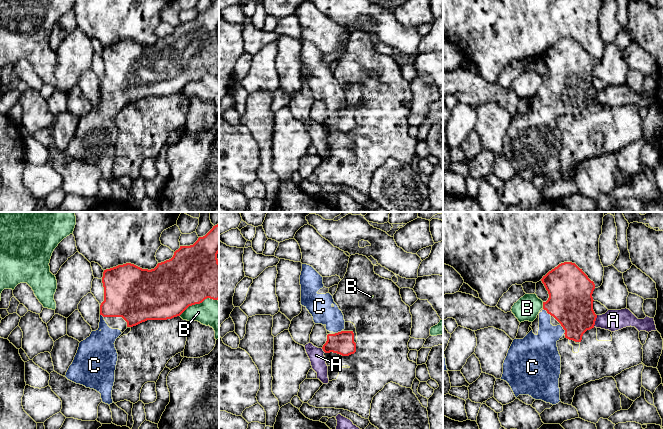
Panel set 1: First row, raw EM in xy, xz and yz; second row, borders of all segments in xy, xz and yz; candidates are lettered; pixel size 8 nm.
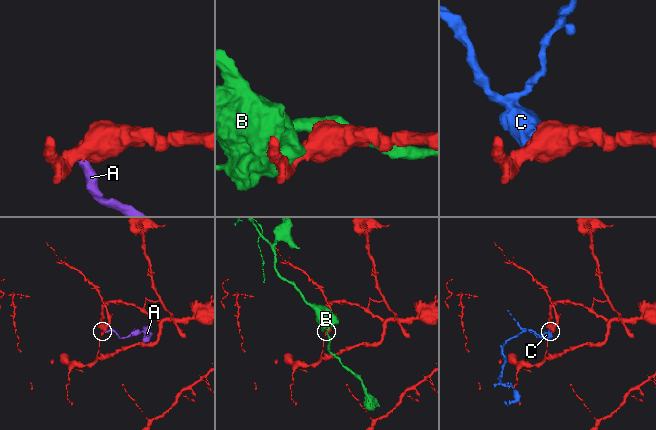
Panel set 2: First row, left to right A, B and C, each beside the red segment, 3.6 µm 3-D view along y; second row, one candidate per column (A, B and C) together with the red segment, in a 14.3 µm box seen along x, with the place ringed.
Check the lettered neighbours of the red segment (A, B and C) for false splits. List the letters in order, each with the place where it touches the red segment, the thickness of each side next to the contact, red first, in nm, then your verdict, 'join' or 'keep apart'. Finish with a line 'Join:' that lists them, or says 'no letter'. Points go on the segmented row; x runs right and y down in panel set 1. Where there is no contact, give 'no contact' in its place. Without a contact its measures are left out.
A: yz (594, 321) | 360/180 nm | keep apart
B: xy (198, 303) | 440/220 nm | keep apart
C: yz (547, 312) | 360/190 nm | join
Join: C

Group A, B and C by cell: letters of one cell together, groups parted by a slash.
A / B / C

